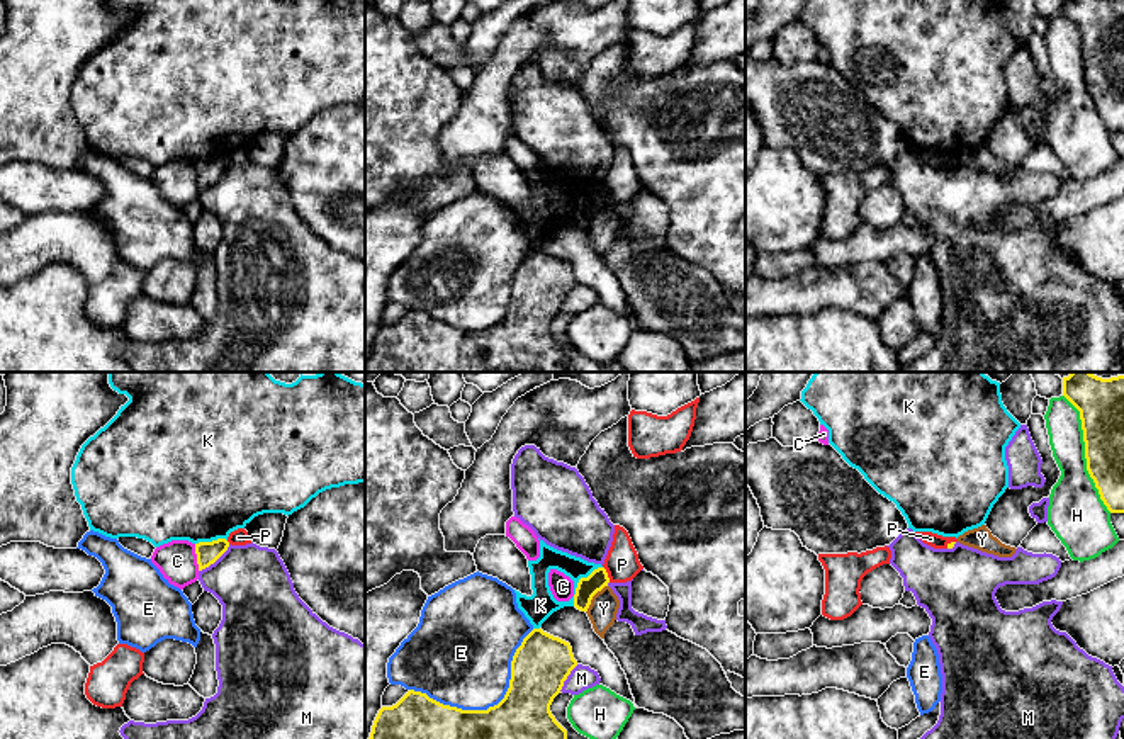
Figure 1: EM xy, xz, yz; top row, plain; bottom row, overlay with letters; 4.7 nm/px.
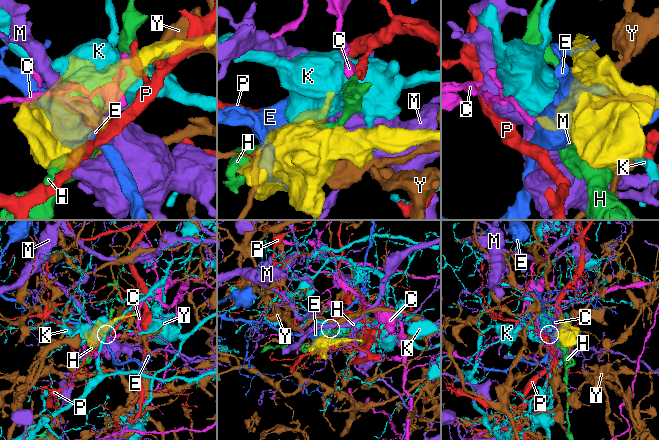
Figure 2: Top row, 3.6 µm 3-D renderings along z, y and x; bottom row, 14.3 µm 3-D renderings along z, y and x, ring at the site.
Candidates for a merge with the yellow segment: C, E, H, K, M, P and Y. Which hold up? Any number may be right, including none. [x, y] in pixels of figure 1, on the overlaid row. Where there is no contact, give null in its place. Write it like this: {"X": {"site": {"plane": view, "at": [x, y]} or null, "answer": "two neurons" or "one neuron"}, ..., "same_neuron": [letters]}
{"C": {"site": {"plane": "xy", "at": [197, 558]}, "answer": "two neurons"}, "E": {"site": {"plane": "xz", "at": [489, 707]}, "answer": "two neurons"}, "H": {"site": {"plane": "yz", "at": [1085, 454]}, "answer": "two neurons"}, "K": {"site": {"plane": "xz", "at": [579, 581]}, "answer": "two neurons"}, "M": {"site": {"plane": "xy", "at": [214, 561]}, "answer": "two neurons"}, "P": {"site": {"plane": "xz", "at": [606, 575]}, "answer": "two neurons"}, "Y": {"site": {"plane": "xz", "at": [591, 598]}, "answer": "two neurons"}, "same_neuron": []}

